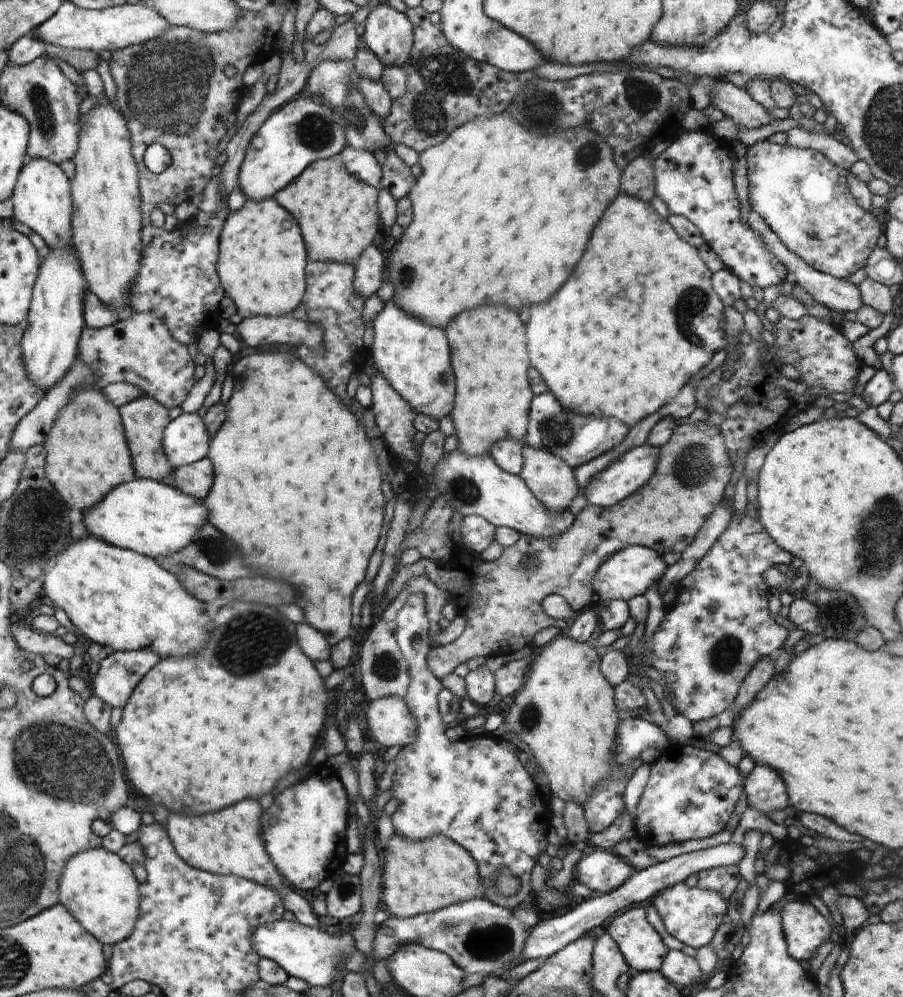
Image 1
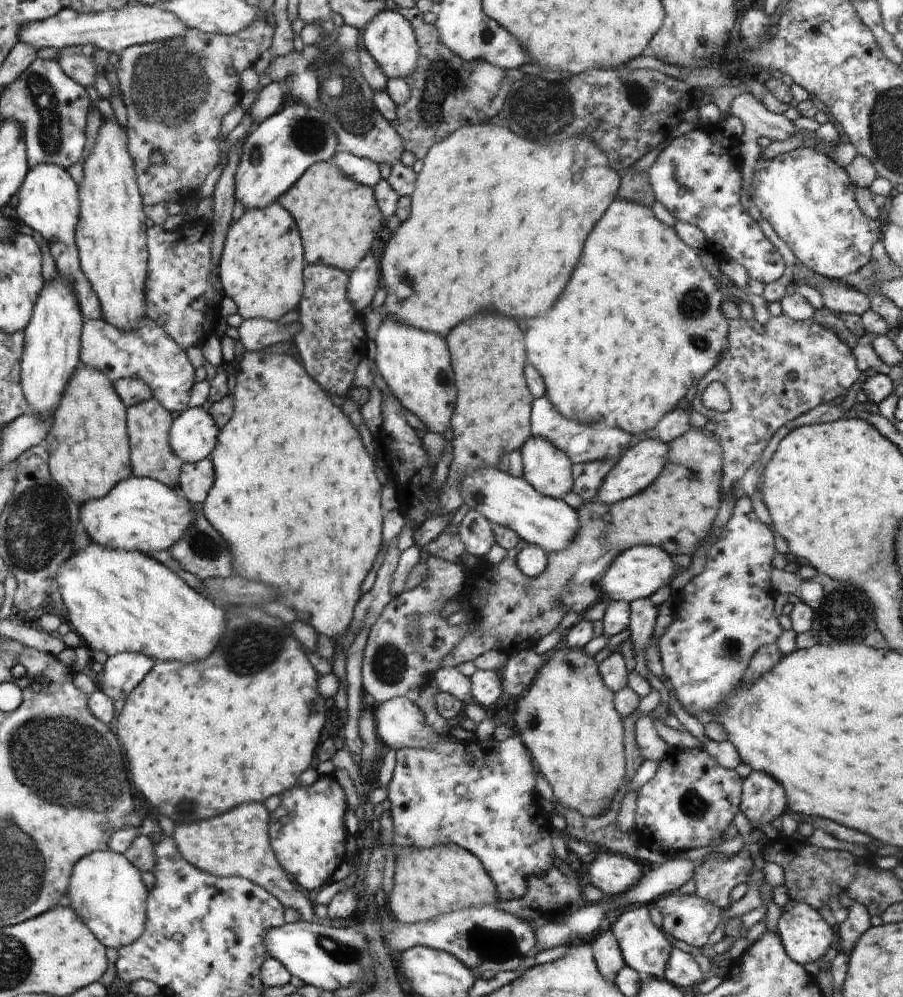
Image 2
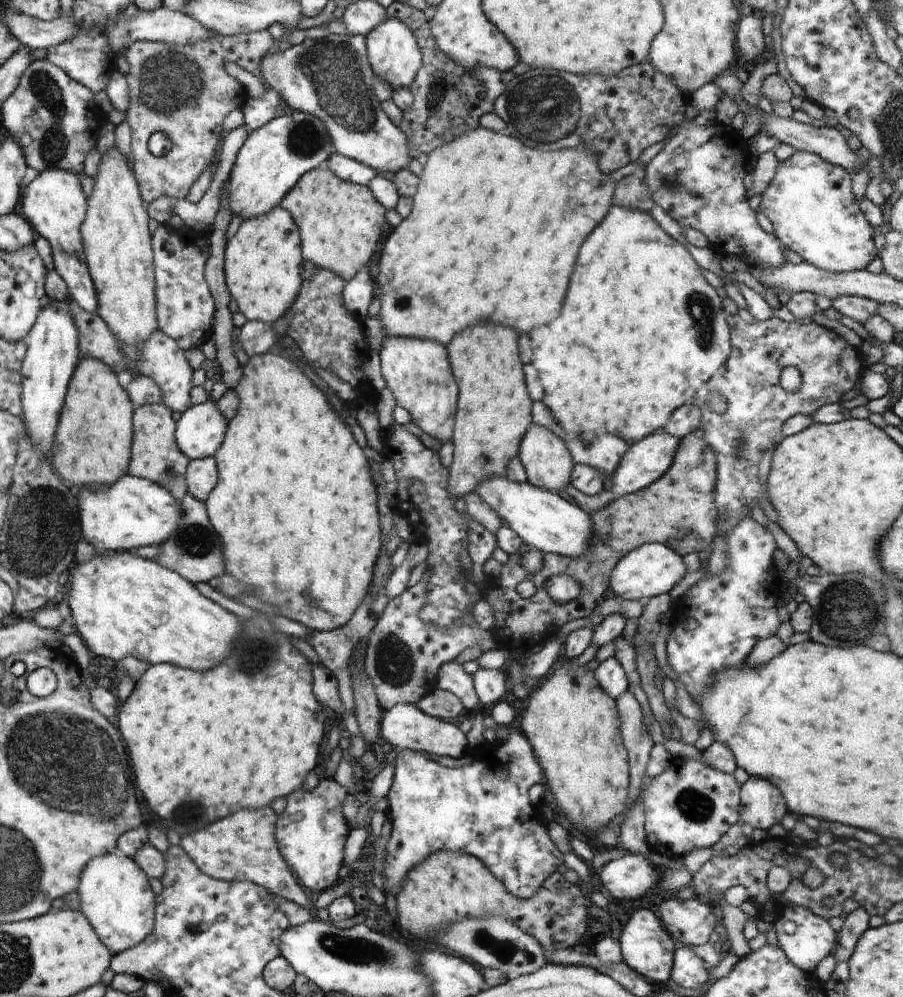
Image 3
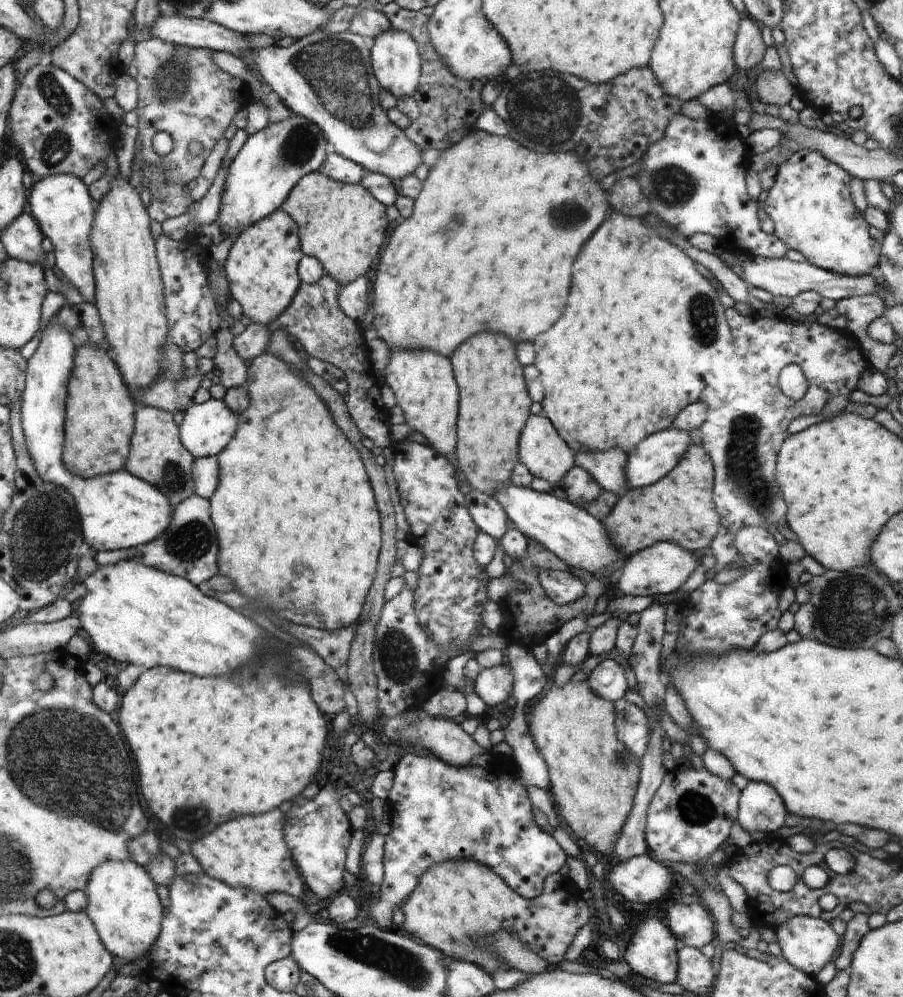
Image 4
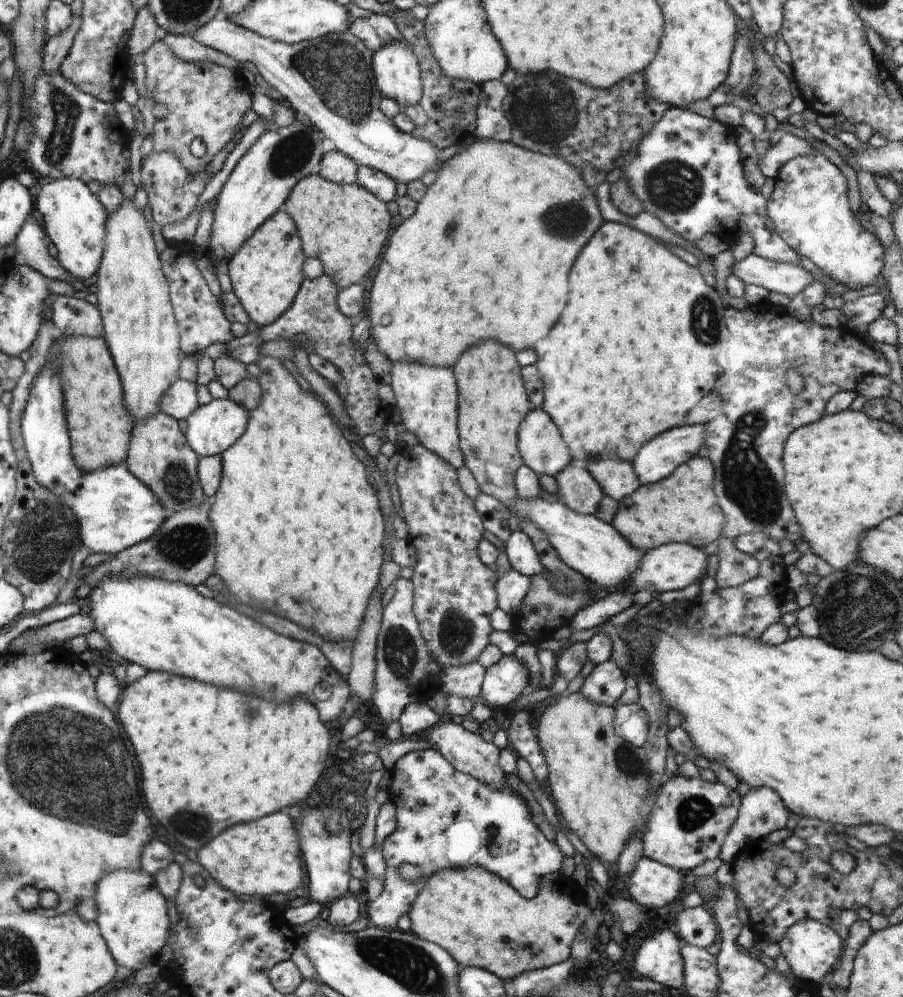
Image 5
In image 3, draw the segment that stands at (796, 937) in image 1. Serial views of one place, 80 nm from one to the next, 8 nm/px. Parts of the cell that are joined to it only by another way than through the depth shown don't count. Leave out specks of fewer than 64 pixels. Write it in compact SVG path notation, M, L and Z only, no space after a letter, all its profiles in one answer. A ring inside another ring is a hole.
M784 907L774 920L779 947L786 958L805 971L816 969L818 963L832 952L832 946L837 944L837 933L825 918L815 915L804 907Z

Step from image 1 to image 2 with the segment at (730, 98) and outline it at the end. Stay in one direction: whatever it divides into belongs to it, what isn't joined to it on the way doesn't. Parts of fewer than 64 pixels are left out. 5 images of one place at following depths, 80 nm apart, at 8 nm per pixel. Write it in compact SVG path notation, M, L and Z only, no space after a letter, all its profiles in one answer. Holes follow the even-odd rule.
M751 93L740 94L734 98L730 112L731 115L740 118L744 124L744 133L739 141L739 151L743 158L741 173L745 179L752 178L755 164L762 156L761 146L758 144L761 136L766 136L773 141L784 142L800 132L806 134L784 115L770 112Z

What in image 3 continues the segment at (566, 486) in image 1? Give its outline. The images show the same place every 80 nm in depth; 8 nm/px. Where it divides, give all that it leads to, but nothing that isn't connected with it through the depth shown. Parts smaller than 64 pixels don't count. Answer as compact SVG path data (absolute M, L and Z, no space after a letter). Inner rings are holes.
M531 423L526 434L522 437L519 448L519 459L527 474L527 480L531 485L558 492L569 483L572 469L575 466L572 455L563 438L557 437L548 427Z

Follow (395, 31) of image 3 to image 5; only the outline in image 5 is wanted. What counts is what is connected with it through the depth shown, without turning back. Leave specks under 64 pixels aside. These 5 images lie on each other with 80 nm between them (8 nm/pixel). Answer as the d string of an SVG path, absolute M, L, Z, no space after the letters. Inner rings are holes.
M388 42L374 52L374 72L376 83L383 97L396 100L400 111L406 106L417 106L423 98L422 70L418 56L410 44L405 42Z

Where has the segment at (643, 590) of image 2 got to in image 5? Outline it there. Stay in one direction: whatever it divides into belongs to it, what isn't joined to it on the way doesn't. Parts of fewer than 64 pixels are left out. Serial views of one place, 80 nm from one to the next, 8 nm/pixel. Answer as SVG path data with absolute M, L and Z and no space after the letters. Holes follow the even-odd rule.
M667 543L646 551L640 558L638 570L632 574L630 583L636 590L646 590L658 595L667 591L682 590L700 580L704 572L708 572L706 563L708 555L704 550L684 543Z

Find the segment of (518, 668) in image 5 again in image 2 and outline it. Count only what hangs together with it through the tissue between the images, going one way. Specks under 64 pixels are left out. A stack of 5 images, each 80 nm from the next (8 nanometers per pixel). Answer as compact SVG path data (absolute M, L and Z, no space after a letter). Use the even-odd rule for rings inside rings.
M476 669L469 679L471 680L471 696L474 703L480 706L492 706L500 696L505 695L502 692L501 674L497 671Z

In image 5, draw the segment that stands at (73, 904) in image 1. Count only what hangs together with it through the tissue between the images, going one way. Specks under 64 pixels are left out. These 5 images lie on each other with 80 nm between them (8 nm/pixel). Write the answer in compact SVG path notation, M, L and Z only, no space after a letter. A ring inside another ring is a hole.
M112 870L100 878L94 901L97 907L95 922L115 956L116 962L128 970L140 971L152 956L166 946L171 935L166 898L158 892L154 877L146 871Z

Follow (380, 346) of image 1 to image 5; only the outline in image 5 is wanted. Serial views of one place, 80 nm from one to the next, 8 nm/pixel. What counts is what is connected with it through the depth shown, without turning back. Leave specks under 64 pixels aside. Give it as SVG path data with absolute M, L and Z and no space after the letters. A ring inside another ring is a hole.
M396 362L392 364L390 373L395 406L400 410L406 431L417 436L419 445L444 458L456 471L464 467L457 432L459 393L452 370L440 366L434 368L424 362Z

